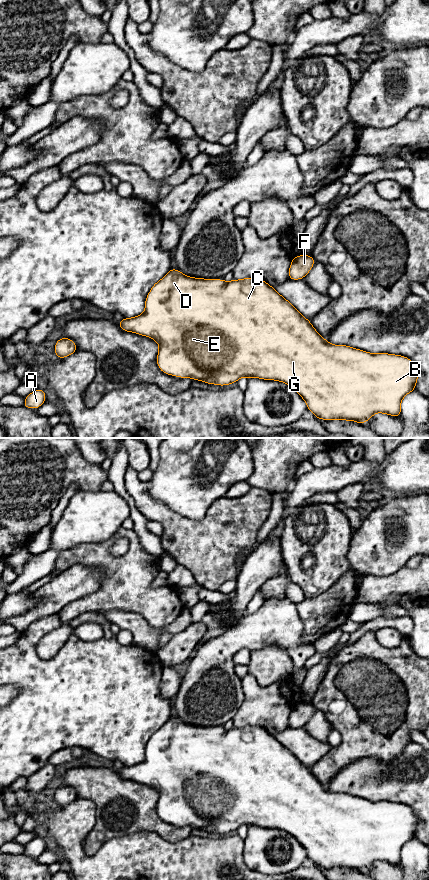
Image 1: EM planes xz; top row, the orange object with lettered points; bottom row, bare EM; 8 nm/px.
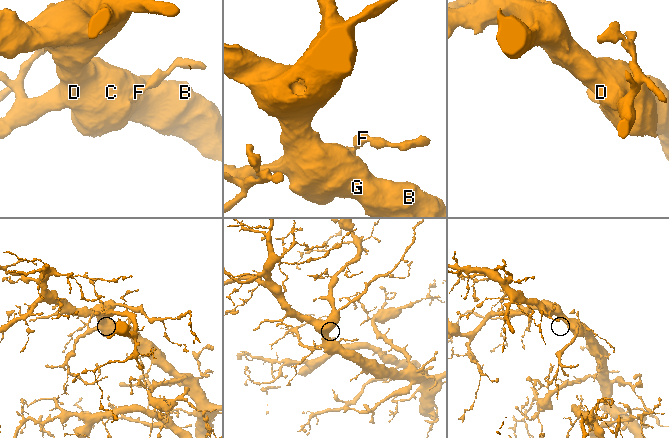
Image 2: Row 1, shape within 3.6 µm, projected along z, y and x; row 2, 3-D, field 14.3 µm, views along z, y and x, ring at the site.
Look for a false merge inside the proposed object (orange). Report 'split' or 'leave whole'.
leave whole

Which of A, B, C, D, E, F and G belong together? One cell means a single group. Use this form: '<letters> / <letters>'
A B C D E F G

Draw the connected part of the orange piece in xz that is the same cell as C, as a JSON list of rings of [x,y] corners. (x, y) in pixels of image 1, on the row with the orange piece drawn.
[[[171,268],[169,272],[157,281],[149,291],[145,299],[144,312],[132,318],[123,318],[117,322],[121,330],[136,333],[145,337],[151,337],[159,345],[157,354],[158,368],[167,375],[179,378],[191,378],[207,384],[226,386],[236,383],[240,378],[260,378],[262,380],[275,380],[284,382],[301,396],[306,402],[307,409],[312,412],[317,419],[322,420],[345,420],[355,421],[364,424],[369,421],[375,413],[383,413],[394,417],[402,417],[401,402],[410,392],[416,389],[419,371],[414,366],[411,359],[406,356],[389,353],[370,353],[348,345],[330,344],[312,326],[311,321],[306,319],[296,308],[280,295],[271,285],[260,278],[243,278],[240,280],[232,279],[229,282],[223,279],[195,278],[184,275],[181,271]]]

